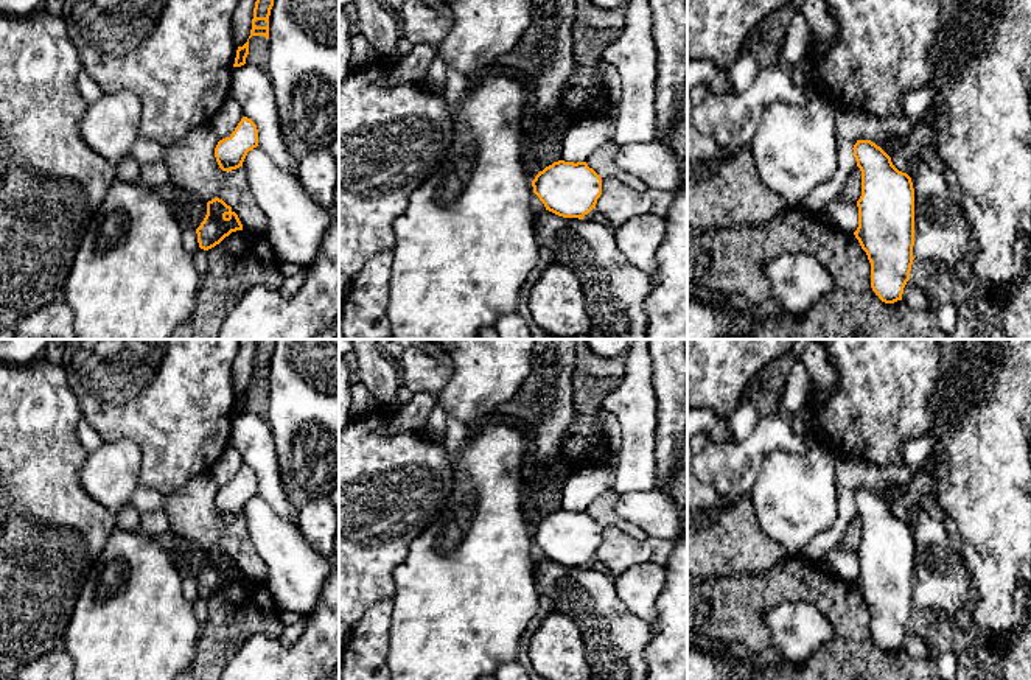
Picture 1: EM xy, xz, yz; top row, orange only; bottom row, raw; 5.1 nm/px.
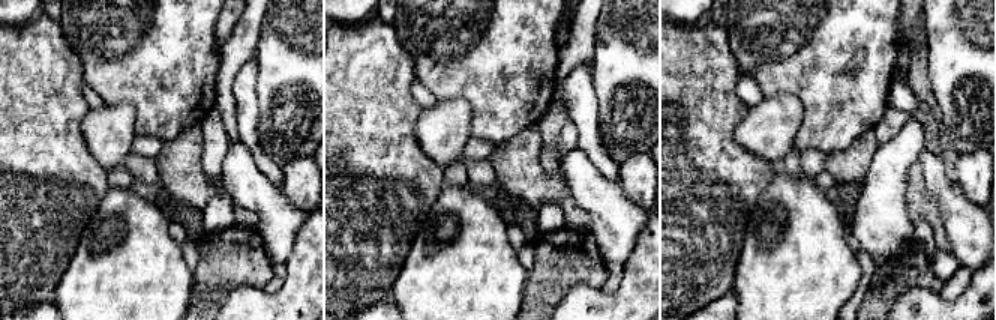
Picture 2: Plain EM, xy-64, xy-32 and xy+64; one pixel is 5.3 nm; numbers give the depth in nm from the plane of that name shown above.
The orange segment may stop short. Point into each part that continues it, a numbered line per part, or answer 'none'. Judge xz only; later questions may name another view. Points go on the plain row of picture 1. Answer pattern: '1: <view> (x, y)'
none

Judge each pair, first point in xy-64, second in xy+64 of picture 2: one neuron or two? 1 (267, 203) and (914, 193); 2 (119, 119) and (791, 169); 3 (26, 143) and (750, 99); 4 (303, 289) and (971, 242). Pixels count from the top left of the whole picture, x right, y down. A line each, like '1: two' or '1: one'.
1: two
2: two
3: two
4: two

